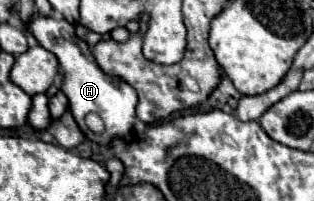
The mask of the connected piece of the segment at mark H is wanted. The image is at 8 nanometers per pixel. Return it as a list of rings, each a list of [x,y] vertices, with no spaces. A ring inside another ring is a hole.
[[[37,16],[37,18],[33,18],[29,22],[29,32],[37,38],[37,42],[45,50],[49,50],[49,52],[53,52],[57,56],[57,60],[61,64],[61,72],[63,72],[61,90],[69,98],[69,110],[71,110],[75,122],[79,124],[79,128],[83,130],[83,134],[89,136],[91,140],[95,140],[97,144],[103,144],[103,146],[107,146],[115,138],[127,136],[131,132],[133,124],[135,124],[137,92],[127,82],[121,82],[119,78],[109,78],[107,74],[101,72],[101,68],[97,66],[97,62],[93,62],[89,46],[75,36],[73,24],[67,22],[67,20],[55,20],[55,18]],[[89,112],[95,112],[95,114],[99,114],[103,118],[105,132],[101,136],[87,134],[85,116]]]

